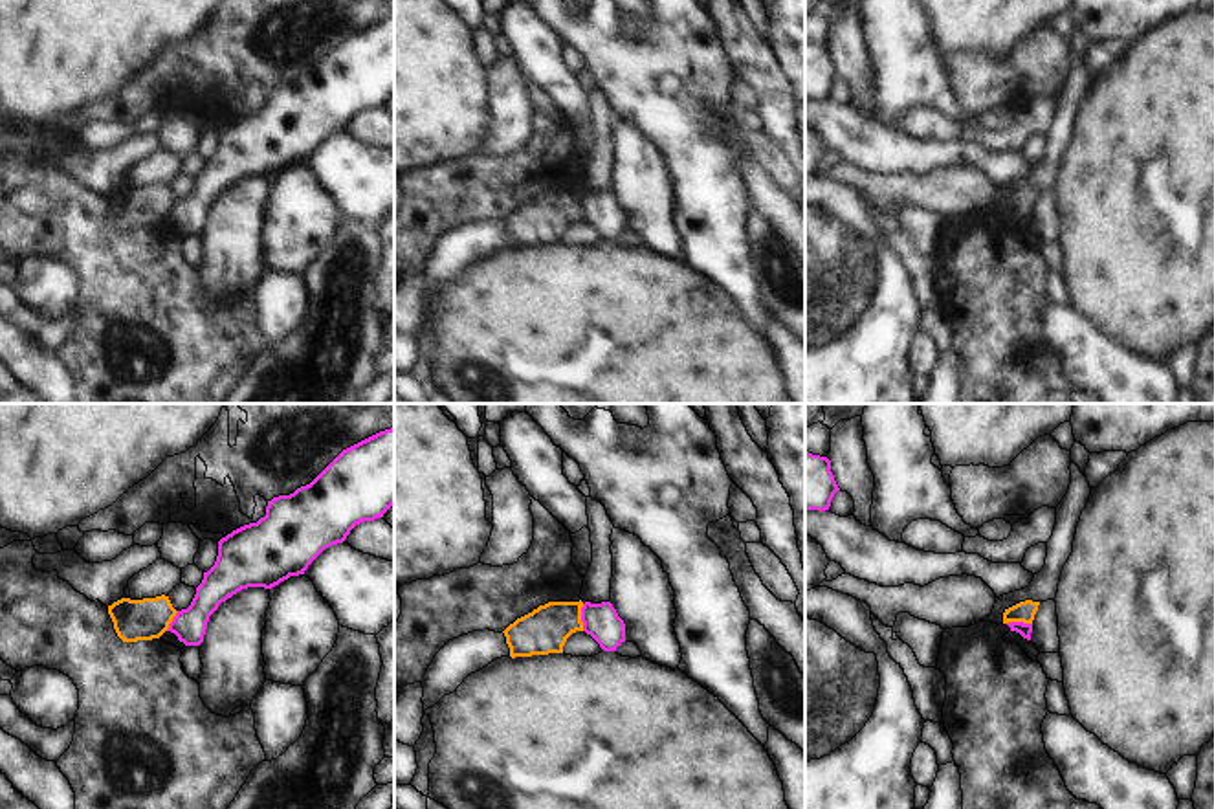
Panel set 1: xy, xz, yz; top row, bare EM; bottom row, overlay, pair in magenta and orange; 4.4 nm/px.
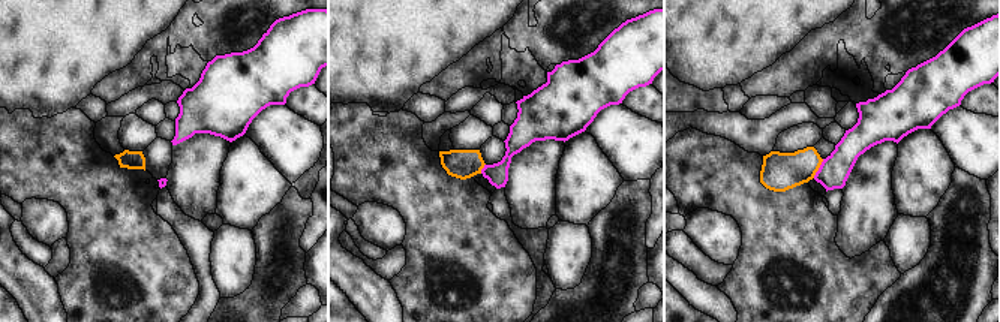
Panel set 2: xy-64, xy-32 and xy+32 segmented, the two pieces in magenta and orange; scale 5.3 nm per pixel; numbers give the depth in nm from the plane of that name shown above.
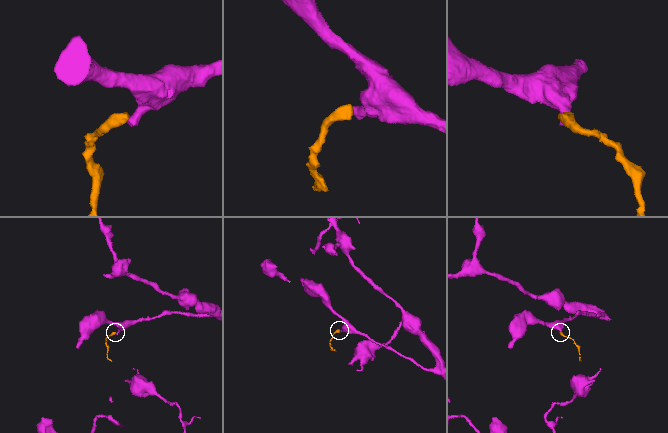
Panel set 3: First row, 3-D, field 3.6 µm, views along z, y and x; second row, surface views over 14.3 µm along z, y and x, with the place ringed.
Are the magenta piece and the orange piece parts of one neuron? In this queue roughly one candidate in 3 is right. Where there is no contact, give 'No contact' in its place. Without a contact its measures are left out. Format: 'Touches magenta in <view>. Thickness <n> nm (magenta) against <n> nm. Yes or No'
Touches magenta in xz. Thickness 160 nm (magenta) against 200 nm. No.

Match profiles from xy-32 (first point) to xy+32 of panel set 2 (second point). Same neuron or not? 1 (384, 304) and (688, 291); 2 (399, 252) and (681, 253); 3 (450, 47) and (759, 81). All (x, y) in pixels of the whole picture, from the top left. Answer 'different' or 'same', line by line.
1: same
2: same
3: different

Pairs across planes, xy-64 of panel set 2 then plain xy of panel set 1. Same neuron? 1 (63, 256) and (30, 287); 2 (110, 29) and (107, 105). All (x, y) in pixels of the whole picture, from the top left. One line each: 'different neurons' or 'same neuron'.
1: different neurons
2: different neurons

